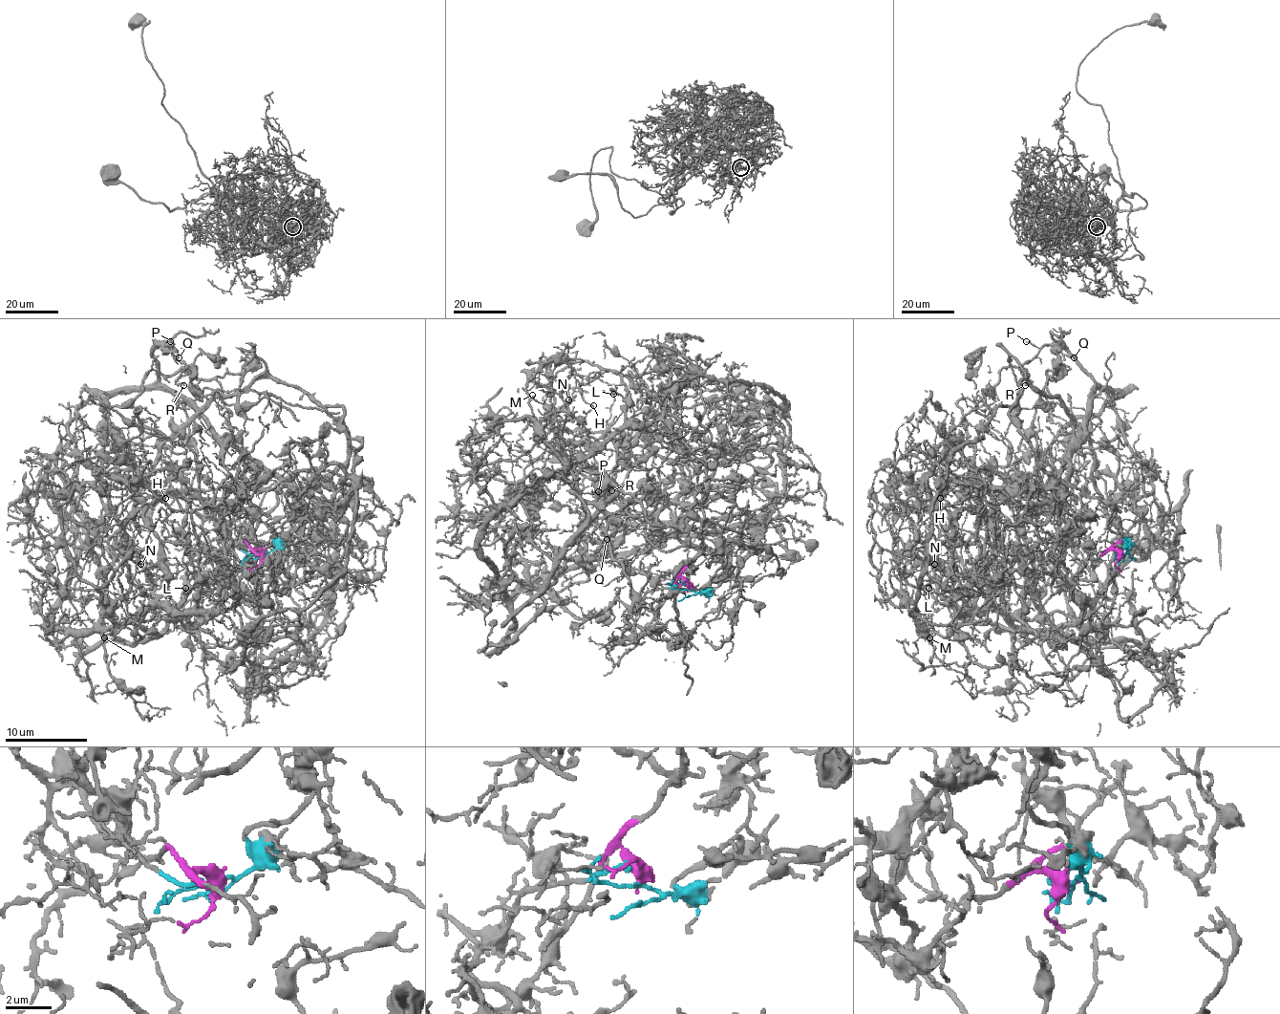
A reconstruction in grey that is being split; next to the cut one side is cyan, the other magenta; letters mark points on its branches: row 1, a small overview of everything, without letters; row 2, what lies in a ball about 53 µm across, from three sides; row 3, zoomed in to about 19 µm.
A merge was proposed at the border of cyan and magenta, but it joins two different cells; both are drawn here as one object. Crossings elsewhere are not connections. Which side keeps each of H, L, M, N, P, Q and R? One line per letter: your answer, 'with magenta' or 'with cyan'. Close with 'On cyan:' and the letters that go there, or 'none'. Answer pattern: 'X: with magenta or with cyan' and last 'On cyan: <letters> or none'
H: with magenta
L: with magenta
M: with magenta
N: with magenta
P: with cyan
Q: with cyan
R: with cyan
On cyan: P, Q, R

